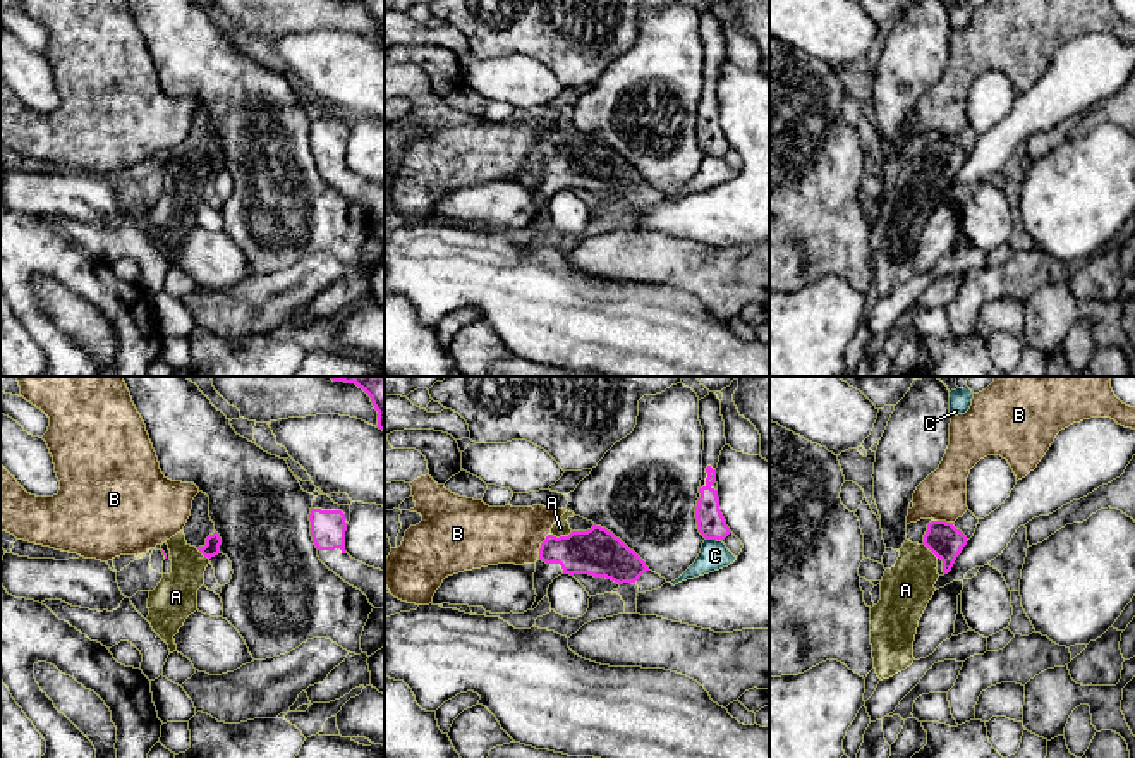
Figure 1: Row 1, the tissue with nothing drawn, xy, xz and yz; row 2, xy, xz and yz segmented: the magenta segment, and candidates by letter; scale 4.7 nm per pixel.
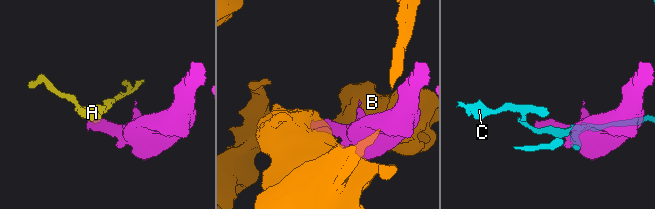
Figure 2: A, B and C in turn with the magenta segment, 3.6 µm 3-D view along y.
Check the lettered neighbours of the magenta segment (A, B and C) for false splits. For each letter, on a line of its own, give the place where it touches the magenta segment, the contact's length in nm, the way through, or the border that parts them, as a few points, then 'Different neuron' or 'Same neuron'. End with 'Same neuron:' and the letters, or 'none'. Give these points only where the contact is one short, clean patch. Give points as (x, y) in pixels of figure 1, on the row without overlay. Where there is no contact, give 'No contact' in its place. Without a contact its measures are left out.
A: Touches magenta at xz (562, 152). Shared border 110 nm. Path across: xz (598, 167), (577, 167), (562, 152), (560, 143). Same neuron
B: Touches magenta at xz (541, 160). Shared border 120 nm. Different neuron
C: Touches magenta at xz (713, 153). Shared border 70 nm. Different neuron
Same neuron: A

